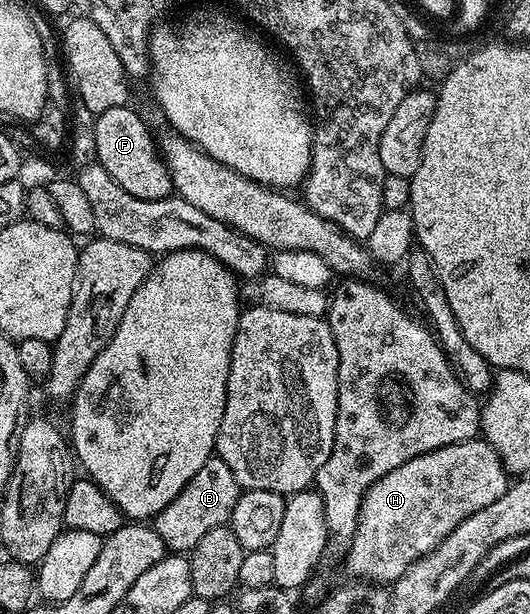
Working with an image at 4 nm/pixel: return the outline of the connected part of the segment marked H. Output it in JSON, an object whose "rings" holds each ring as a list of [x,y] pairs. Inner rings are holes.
{"rings":[[[484,439],[460,441],[412,457],[365,490],[357,526],[347,541],[346,571],[370,583],[399,580],[412,561],[443,543],[463,519],[495,503],[510,484],[511,477],[501,457]]]}

